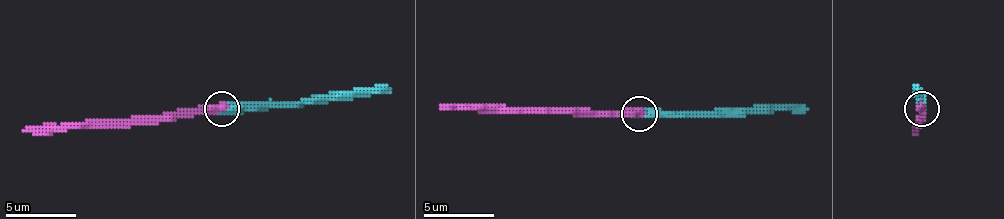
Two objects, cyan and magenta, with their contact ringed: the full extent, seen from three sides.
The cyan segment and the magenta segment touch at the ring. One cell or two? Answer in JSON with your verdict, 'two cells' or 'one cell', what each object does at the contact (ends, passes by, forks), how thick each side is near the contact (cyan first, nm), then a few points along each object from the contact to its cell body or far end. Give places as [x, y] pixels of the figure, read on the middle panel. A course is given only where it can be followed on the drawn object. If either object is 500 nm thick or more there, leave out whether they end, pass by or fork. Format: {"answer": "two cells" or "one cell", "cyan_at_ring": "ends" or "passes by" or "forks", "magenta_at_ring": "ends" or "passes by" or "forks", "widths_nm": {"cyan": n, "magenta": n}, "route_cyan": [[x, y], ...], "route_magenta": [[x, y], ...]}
{"answer": "one cell", "widths_nm": {"cyan": 600, "magenta": 400}, "route_cyan": [[638, 112], [807, 109]], "route_magenta": [[638, 112], [479, 112], [441, 105]]}

